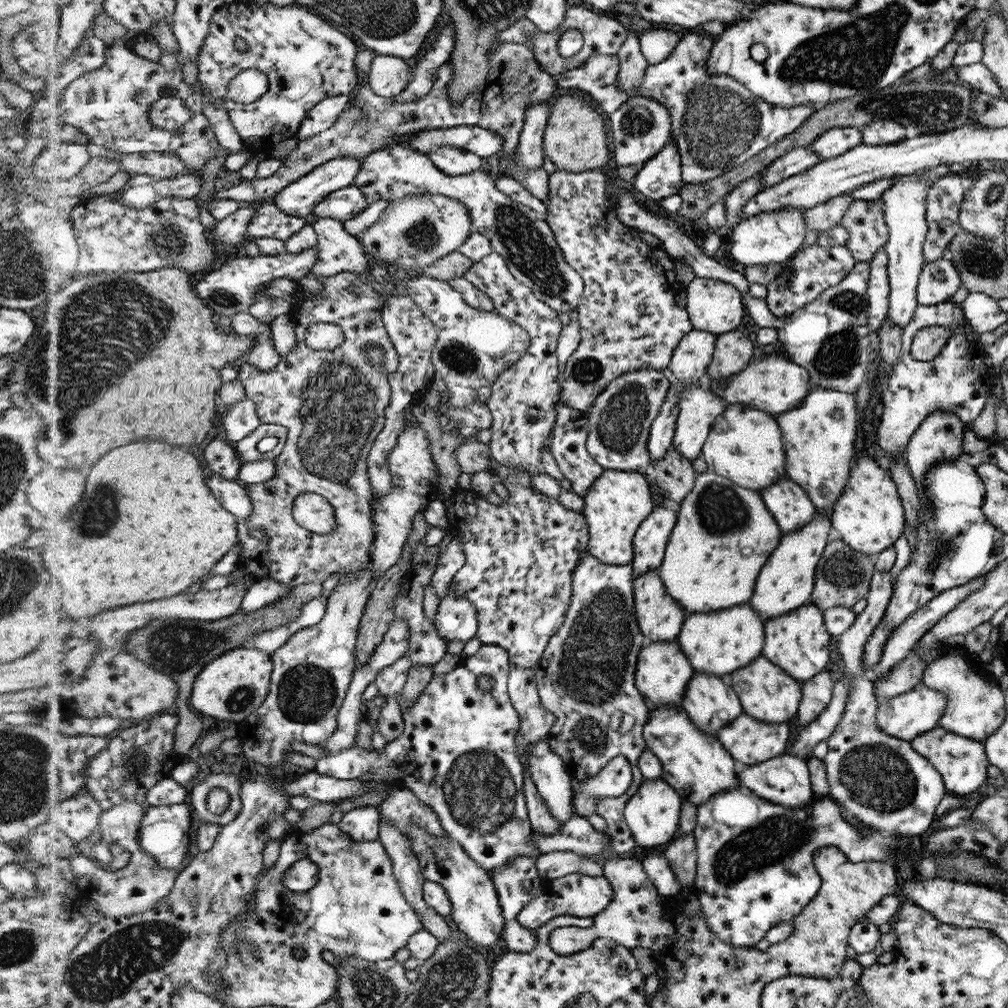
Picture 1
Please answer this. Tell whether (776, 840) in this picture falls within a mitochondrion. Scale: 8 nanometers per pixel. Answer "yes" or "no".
yes

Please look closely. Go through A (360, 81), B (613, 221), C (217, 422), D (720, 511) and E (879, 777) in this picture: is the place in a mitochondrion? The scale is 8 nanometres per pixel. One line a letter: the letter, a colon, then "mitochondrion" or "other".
A: other
B: other
C: other
D: mitochondrion
E: mitochondrion

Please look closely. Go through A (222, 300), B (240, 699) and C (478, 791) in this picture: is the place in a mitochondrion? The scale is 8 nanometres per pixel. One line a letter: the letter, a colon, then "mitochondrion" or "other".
A: mitochondrion
B: mitochondrion
C: mitochondrion

